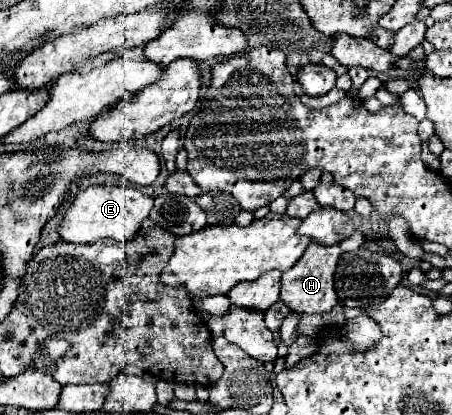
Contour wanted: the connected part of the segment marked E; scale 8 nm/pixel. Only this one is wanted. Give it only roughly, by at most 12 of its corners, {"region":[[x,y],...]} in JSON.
{"region":[[87,187],[63,217],[69,243],[139,235],[153,197]]}

